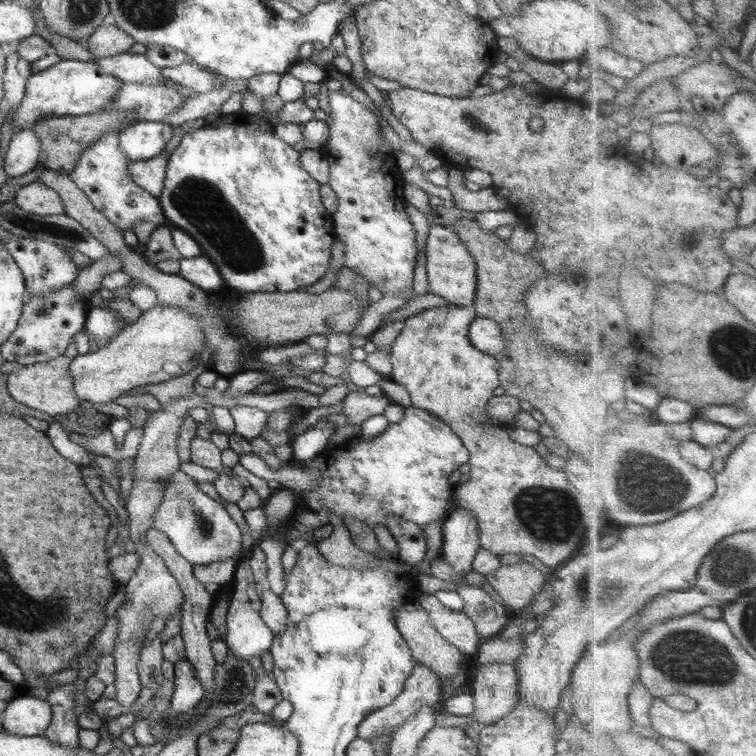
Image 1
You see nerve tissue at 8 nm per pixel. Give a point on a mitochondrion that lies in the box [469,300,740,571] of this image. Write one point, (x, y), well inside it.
(661, 487)

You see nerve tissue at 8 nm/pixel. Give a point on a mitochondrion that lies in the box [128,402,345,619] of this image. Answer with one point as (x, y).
(202, 528)

